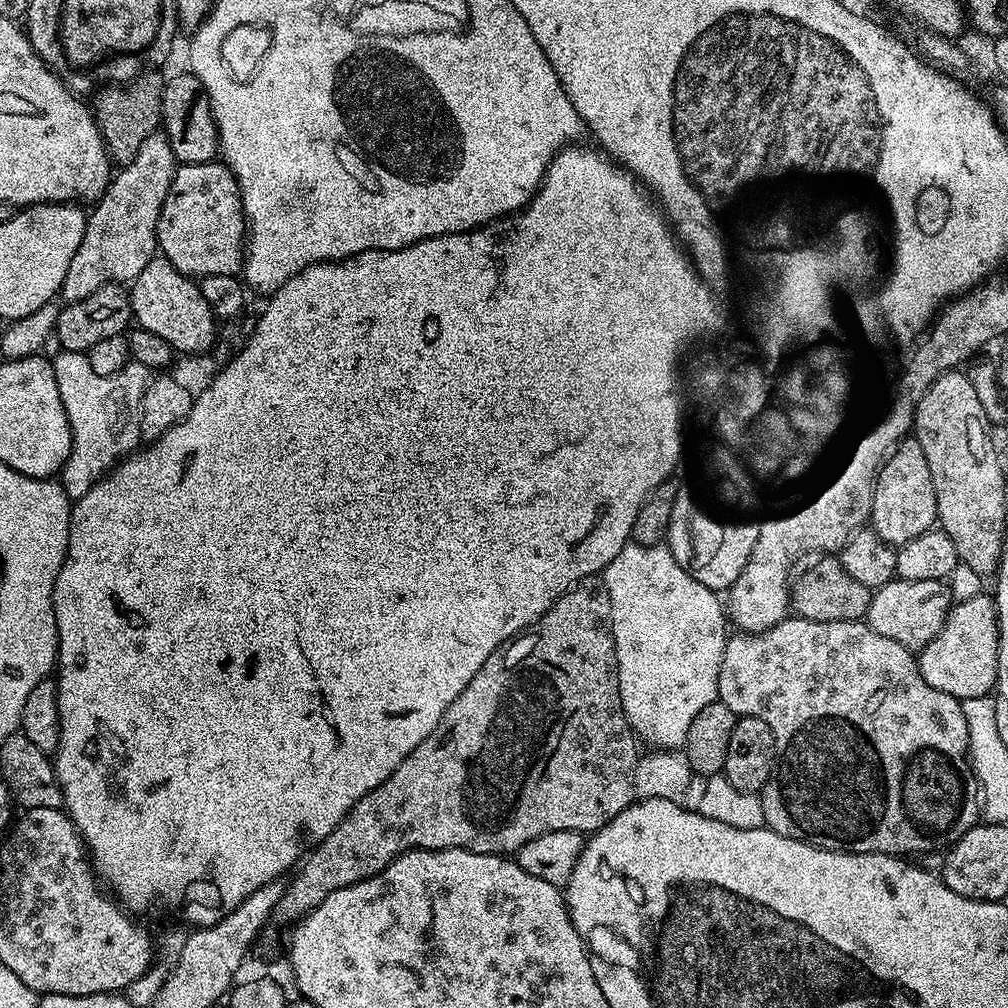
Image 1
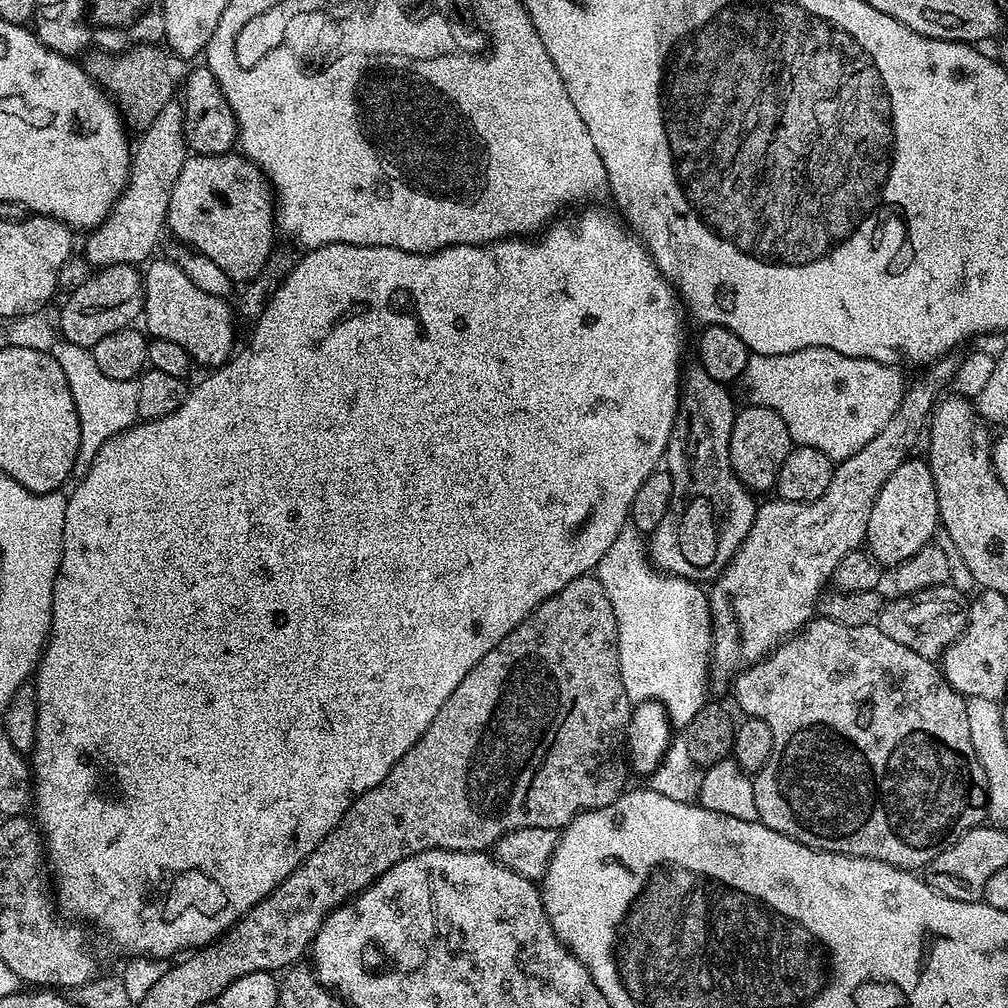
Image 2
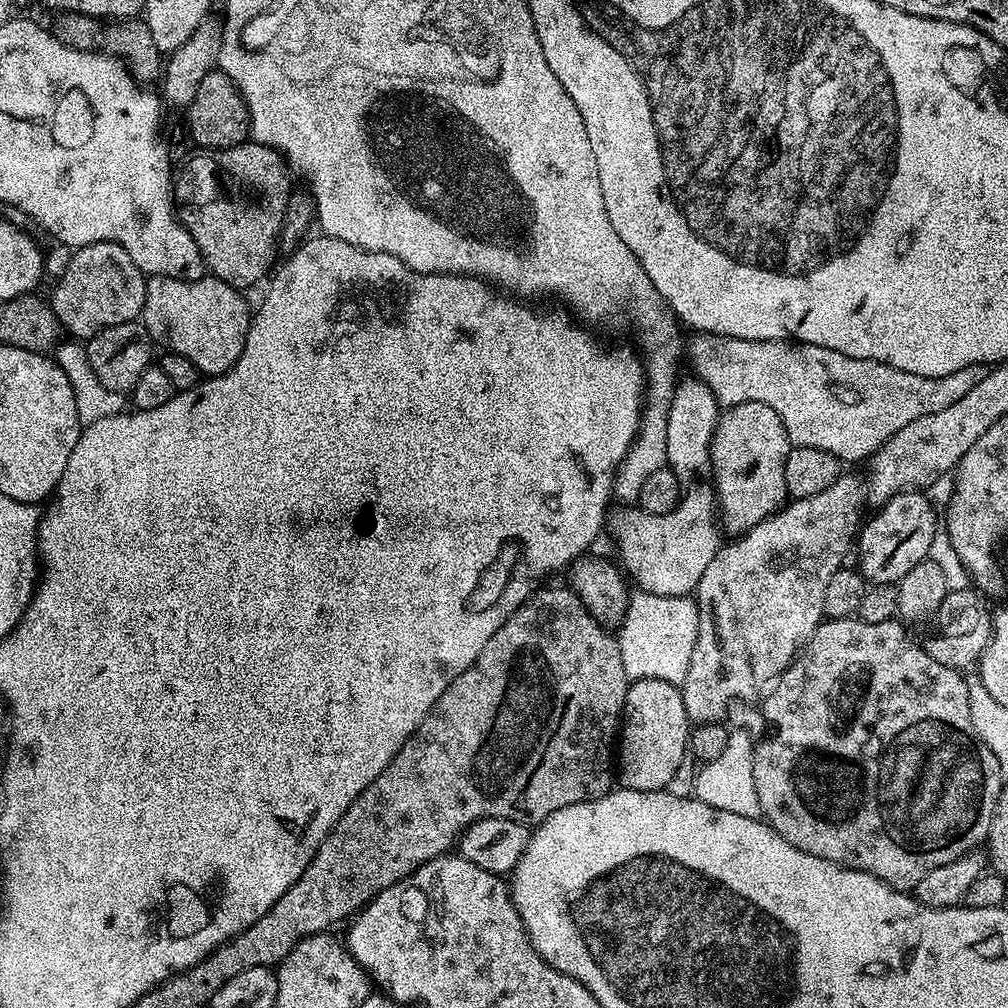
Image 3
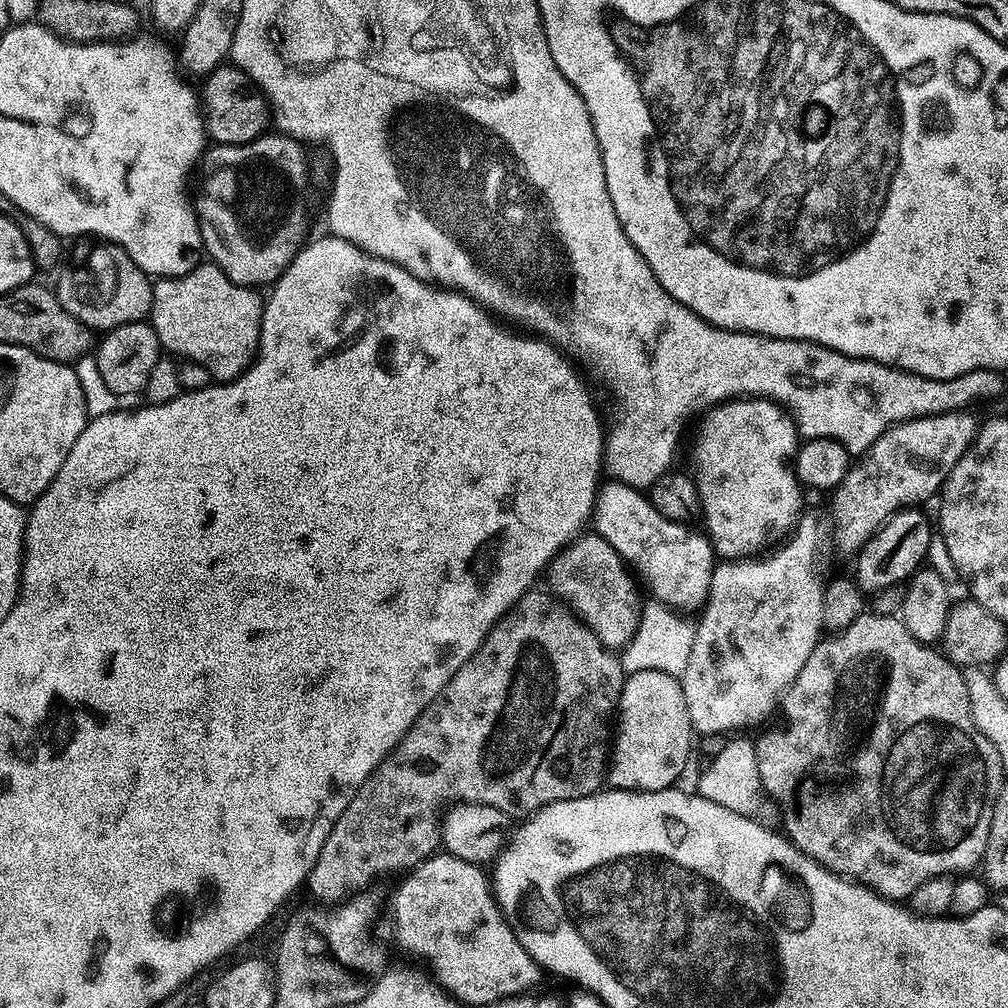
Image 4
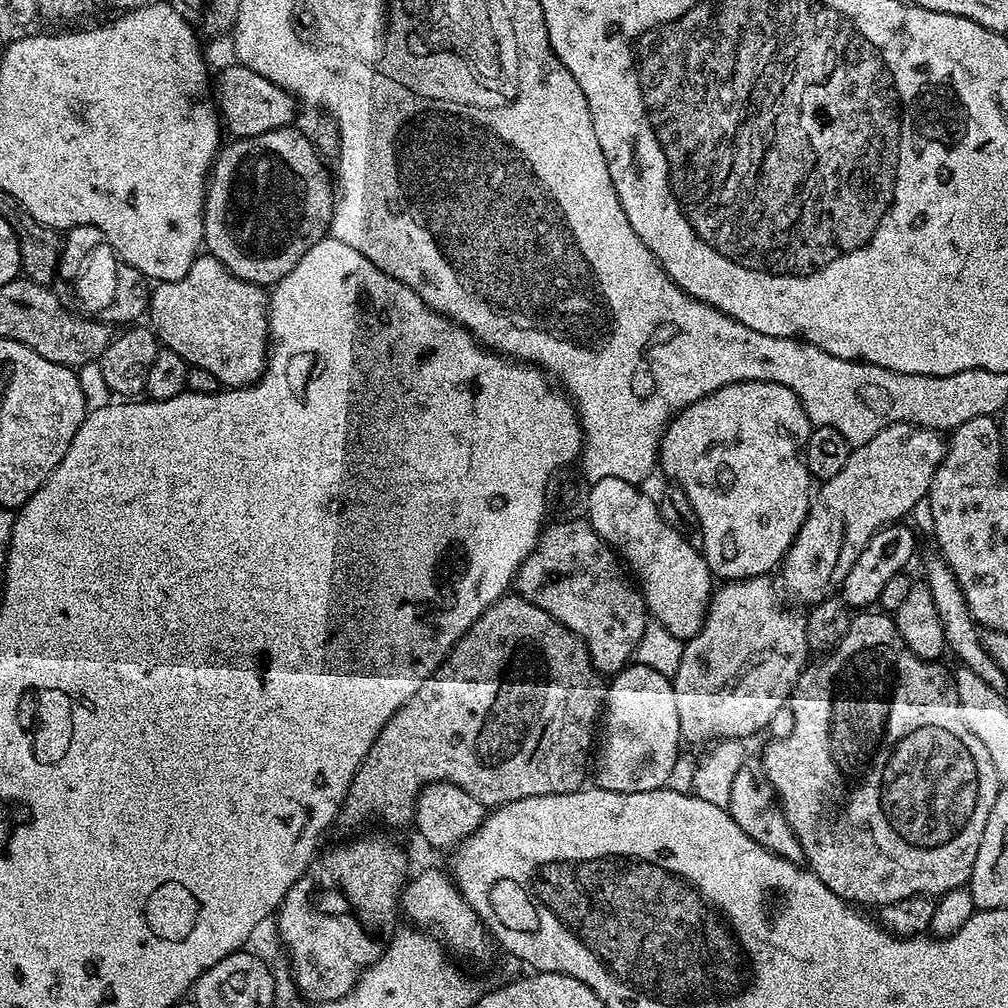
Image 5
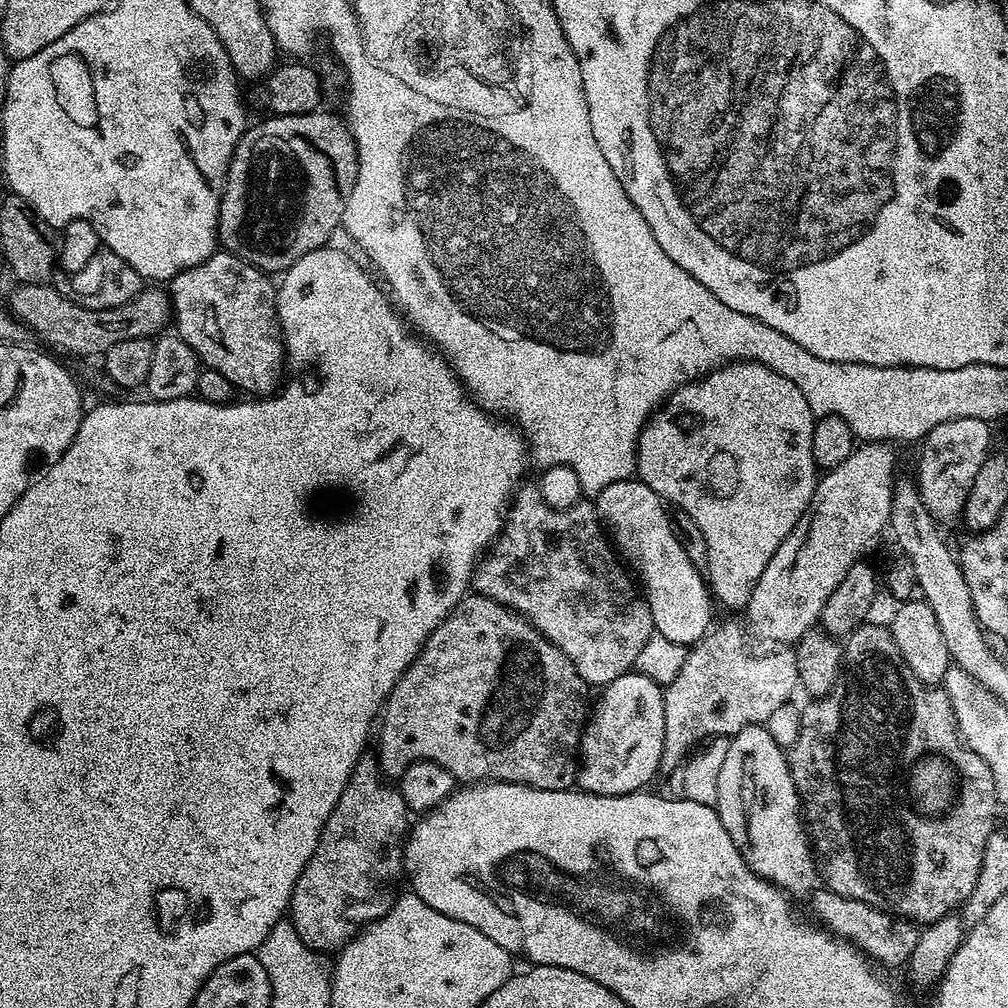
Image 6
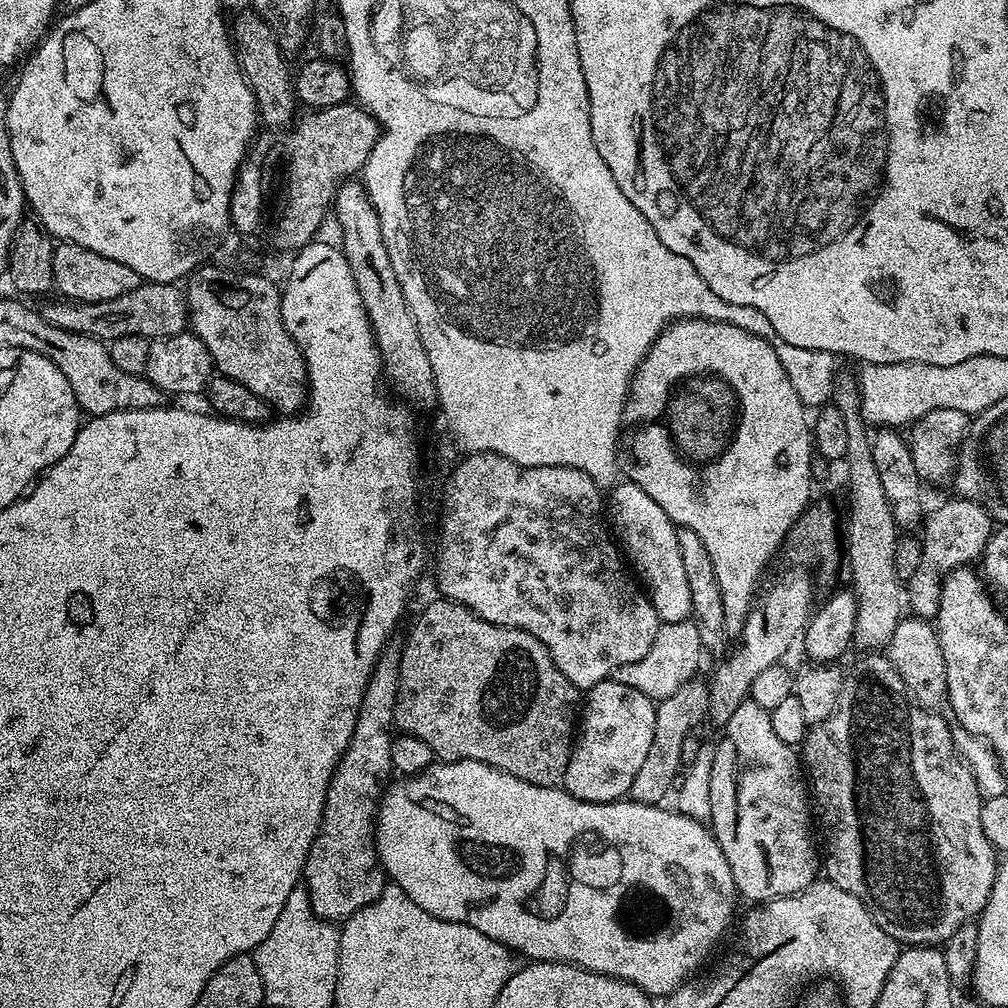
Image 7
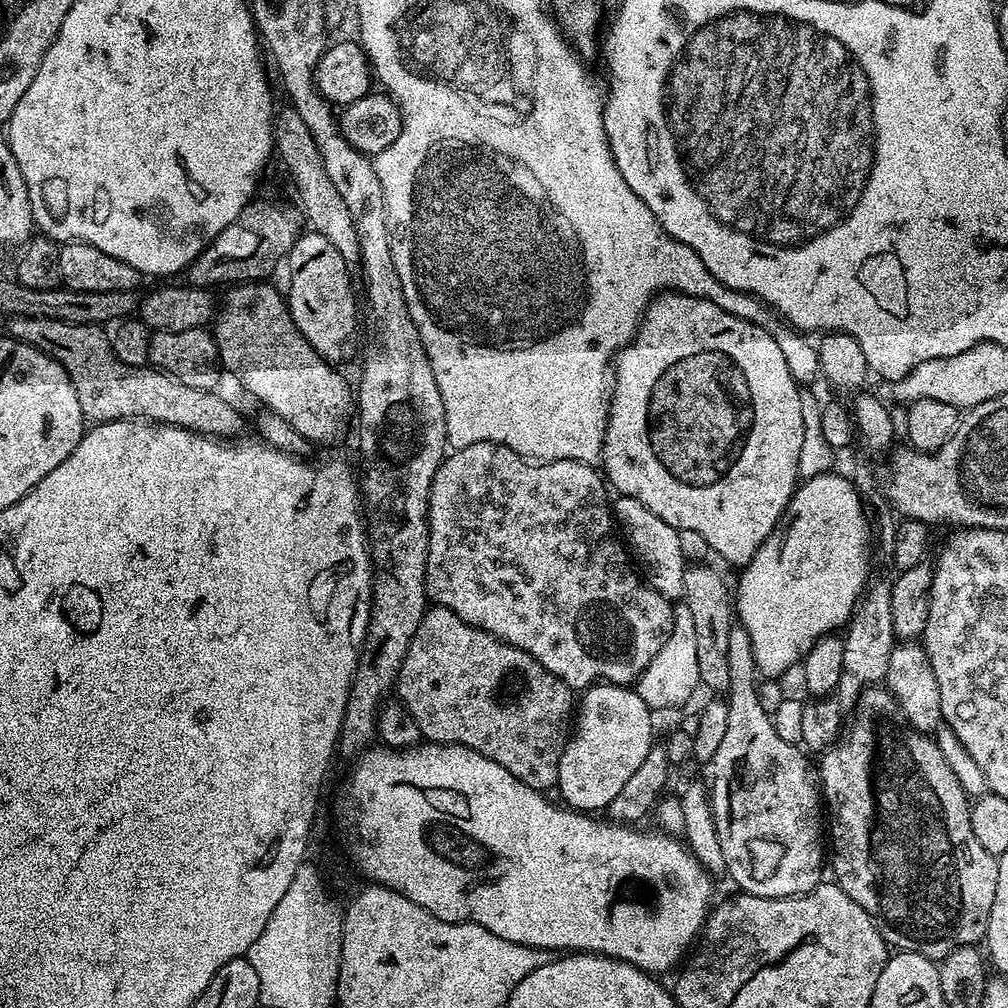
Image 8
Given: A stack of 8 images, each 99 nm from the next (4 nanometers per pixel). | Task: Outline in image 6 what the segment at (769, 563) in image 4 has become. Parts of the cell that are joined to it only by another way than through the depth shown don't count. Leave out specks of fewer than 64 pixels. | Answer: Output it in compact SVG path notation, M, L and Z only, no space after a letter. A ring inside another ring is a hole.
M728 620L725 624L718 624L705 632L702 639L697 640L688 648L688 657L686 662L682 662L682 670L678 670L678 678L674 678L674 682L670 682L664 688L664 737L662 738L662 758L660 759L661 773L667 774L675 768L681 767L697 745L713 736L730 738L746 726L764 724L776 707L789 703L795 697L792 695L798 692L800 683L798 662L795 651L791 647L780 646L775 650L768 650L772 652L764 652L761 656L755 656L748 649L749 637L746 635L741 621L740 624L736 620Z

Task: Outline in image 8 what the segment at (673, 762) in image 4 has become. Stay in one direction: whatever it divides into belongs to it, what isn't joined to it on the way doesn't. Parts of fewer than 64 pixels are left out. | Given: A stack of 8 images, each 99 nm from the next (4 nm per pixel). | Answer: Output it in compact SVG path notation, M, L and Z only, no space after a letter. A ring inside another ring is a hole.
M596 682L579 697L578 711L574 716L574 727L562 754L562 762L558 766L558 793L567 807L585 814L596 814L596 811L607 809L614 798L618 798L618 790L630 782L634 770L646 762L646 754L654 747L652 740L653 709L631 687L623 684Z

